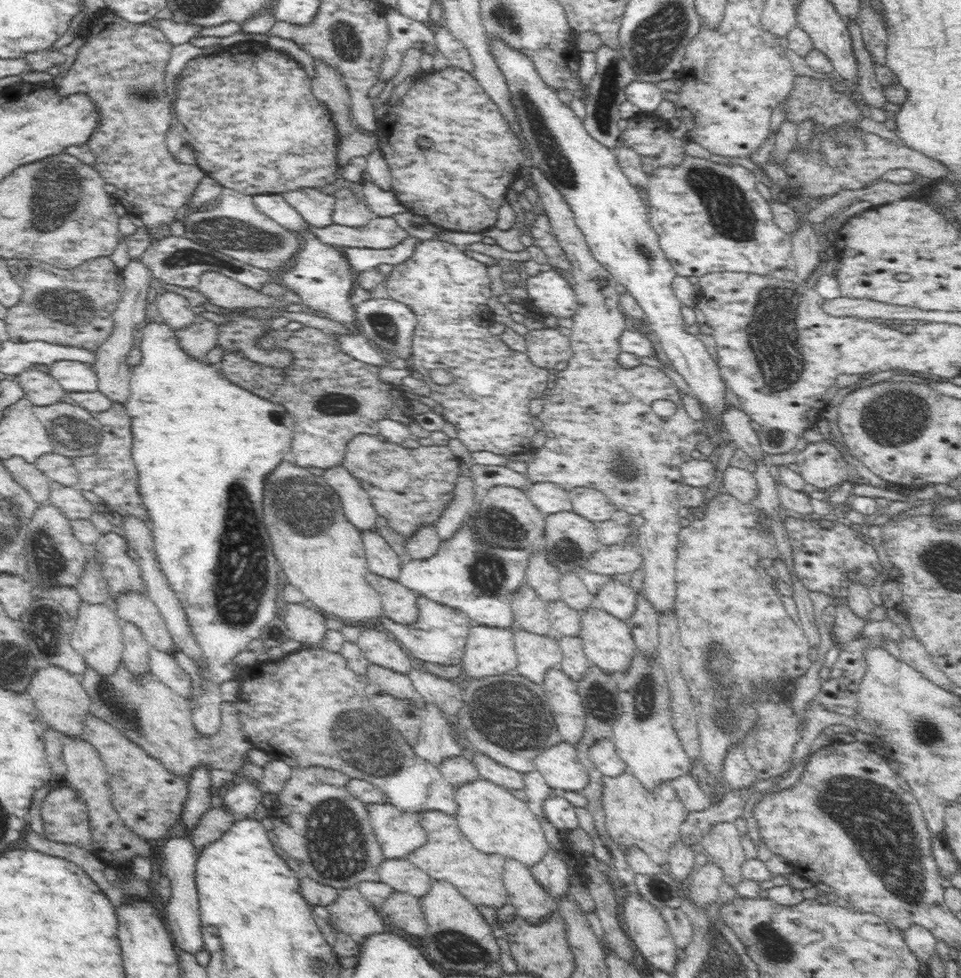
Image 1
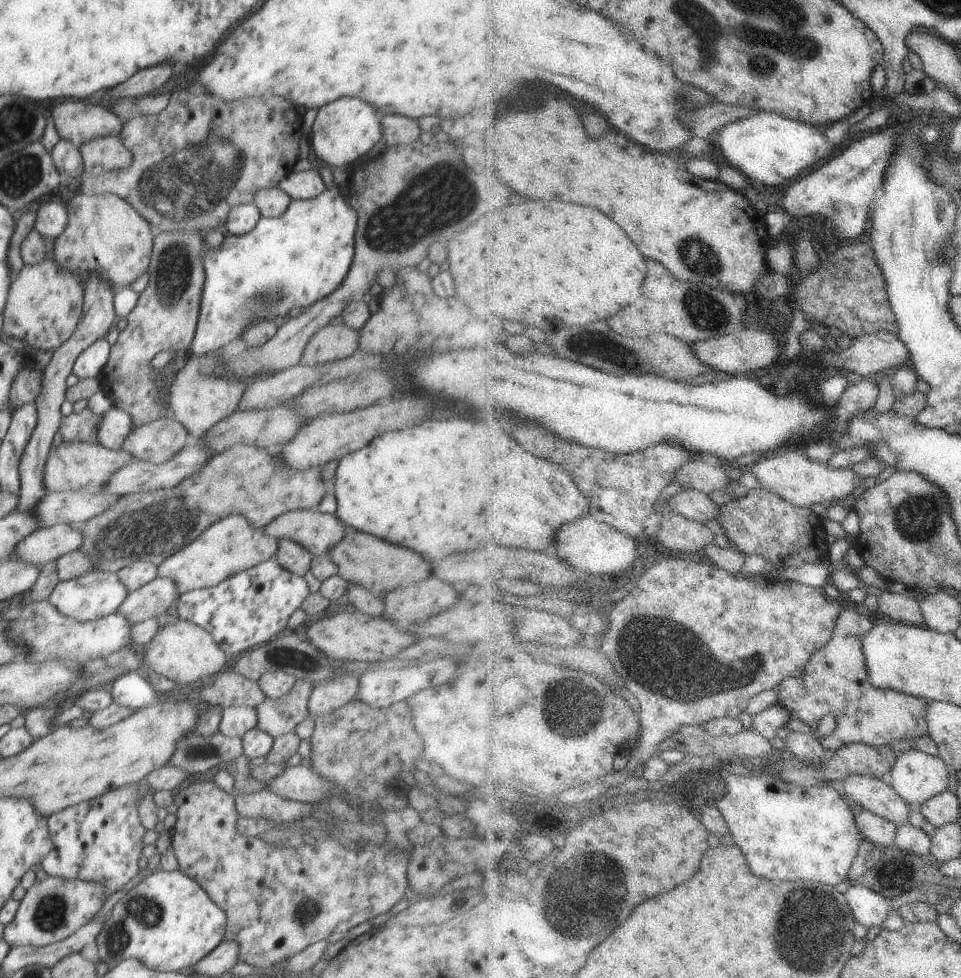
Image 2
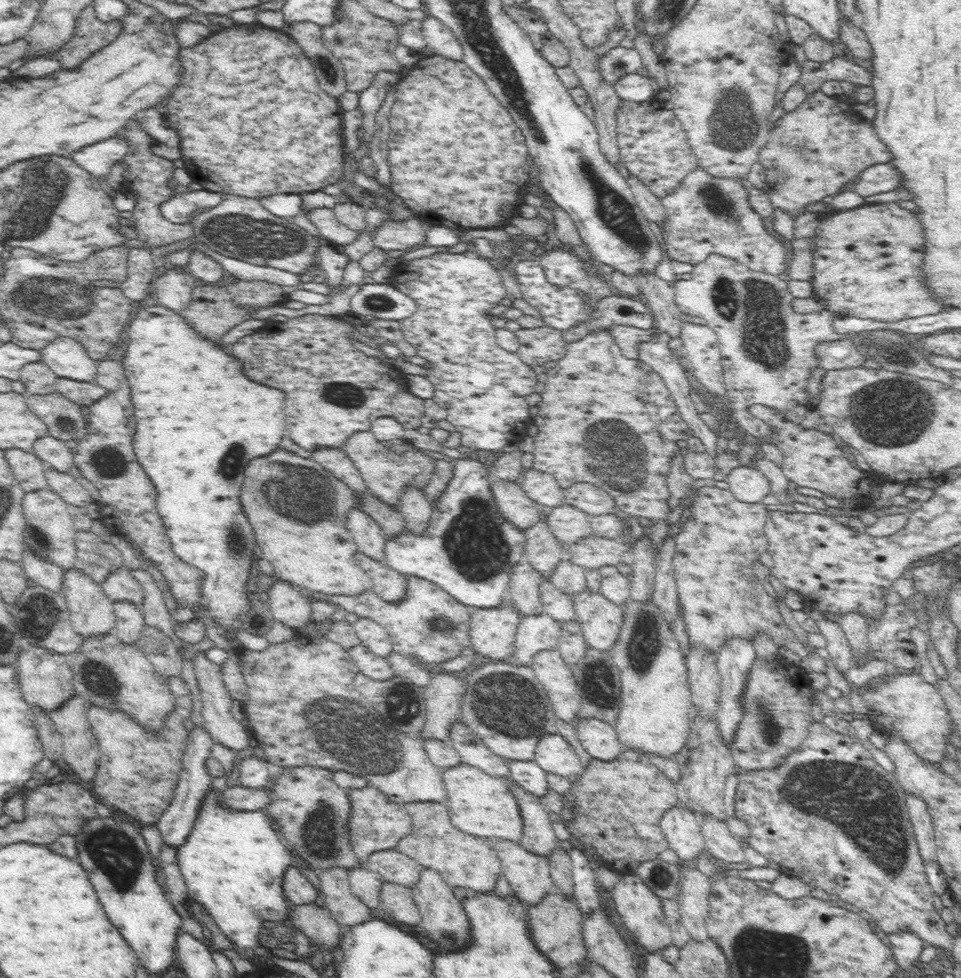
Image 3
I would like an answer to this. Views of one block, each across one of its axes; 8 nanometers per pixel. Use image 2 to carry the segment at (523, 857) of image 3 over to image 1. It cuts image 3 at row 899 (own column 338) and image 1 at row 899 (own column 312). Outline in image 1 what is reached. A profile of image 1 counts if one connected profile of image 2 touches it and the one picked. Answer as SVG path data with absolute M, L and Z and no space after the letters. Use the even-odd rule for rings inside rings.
M505 858L503 881L516 916L529 923L539 923L557 910L557 900L534 879L531 868L520 861Z

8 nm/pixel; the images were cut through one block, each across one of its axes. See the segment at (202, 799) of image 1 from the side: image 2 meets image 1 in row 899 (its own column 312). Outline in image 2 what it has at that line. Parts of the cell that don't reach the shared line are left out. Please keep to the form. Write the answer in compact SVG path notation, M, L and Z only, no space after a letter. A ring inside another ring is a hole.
M314 167L302 172L292 171L277 187L285 190L291 199L313 199L326 190L320 174Z

